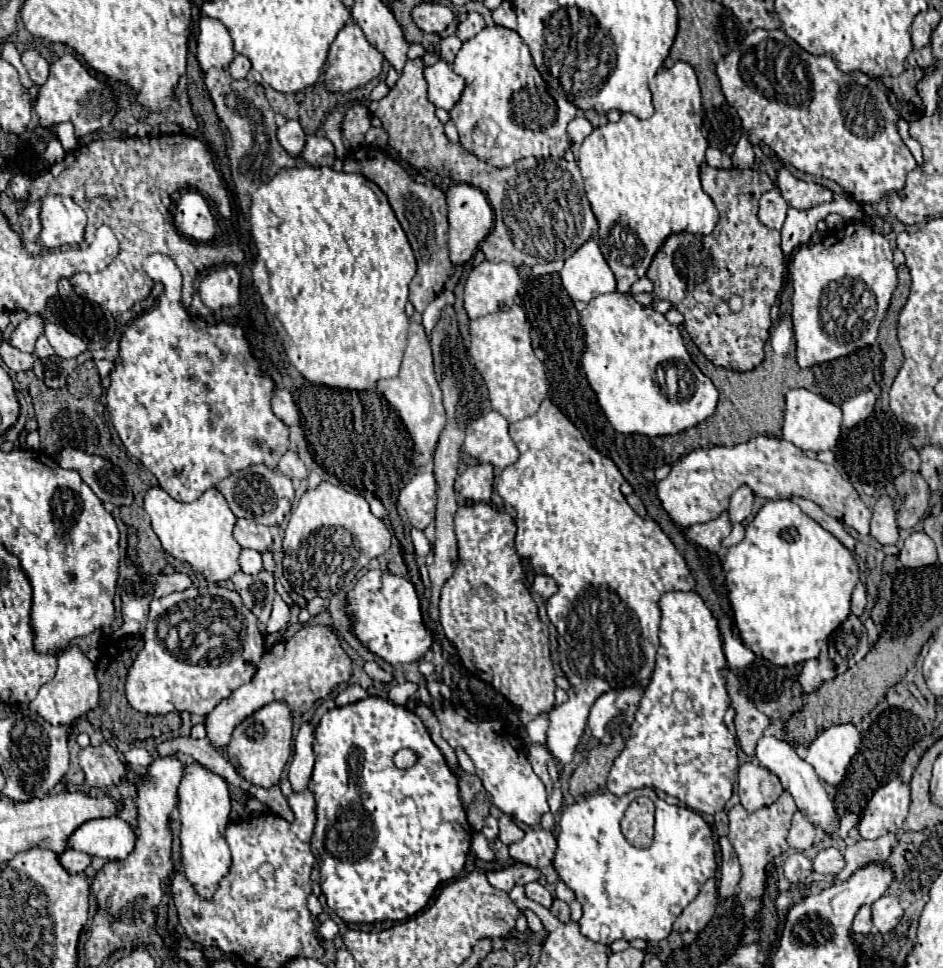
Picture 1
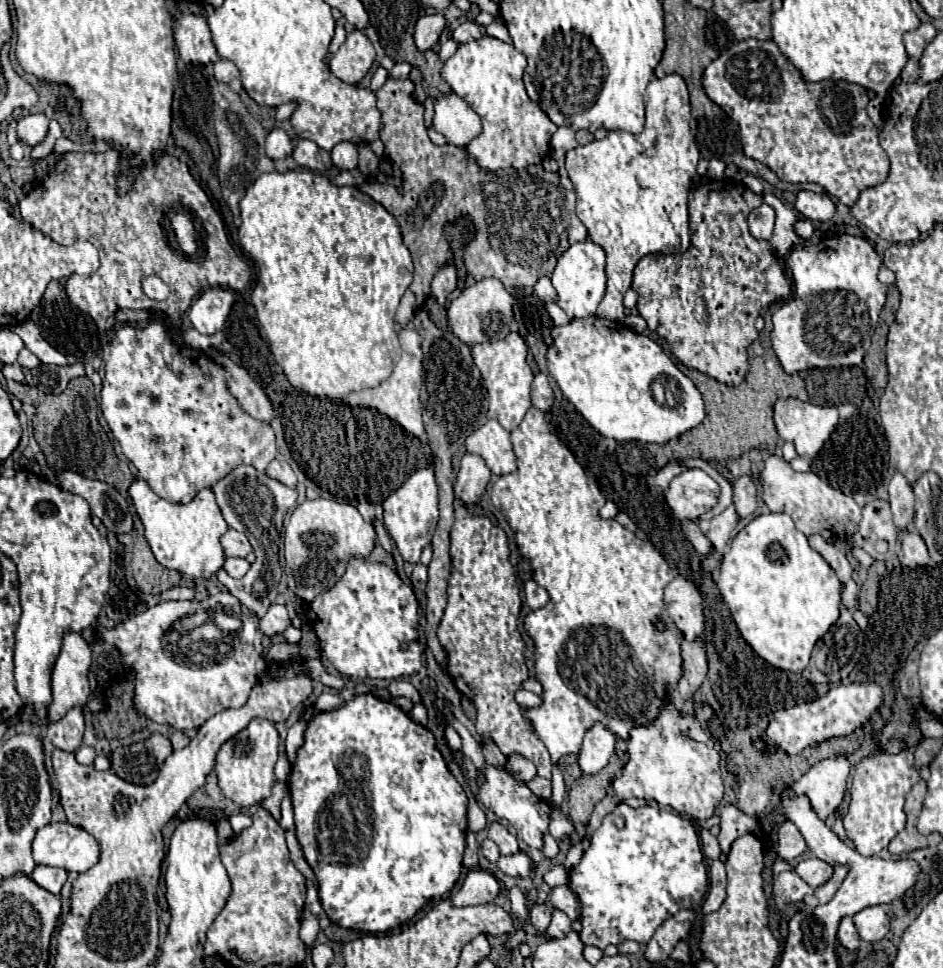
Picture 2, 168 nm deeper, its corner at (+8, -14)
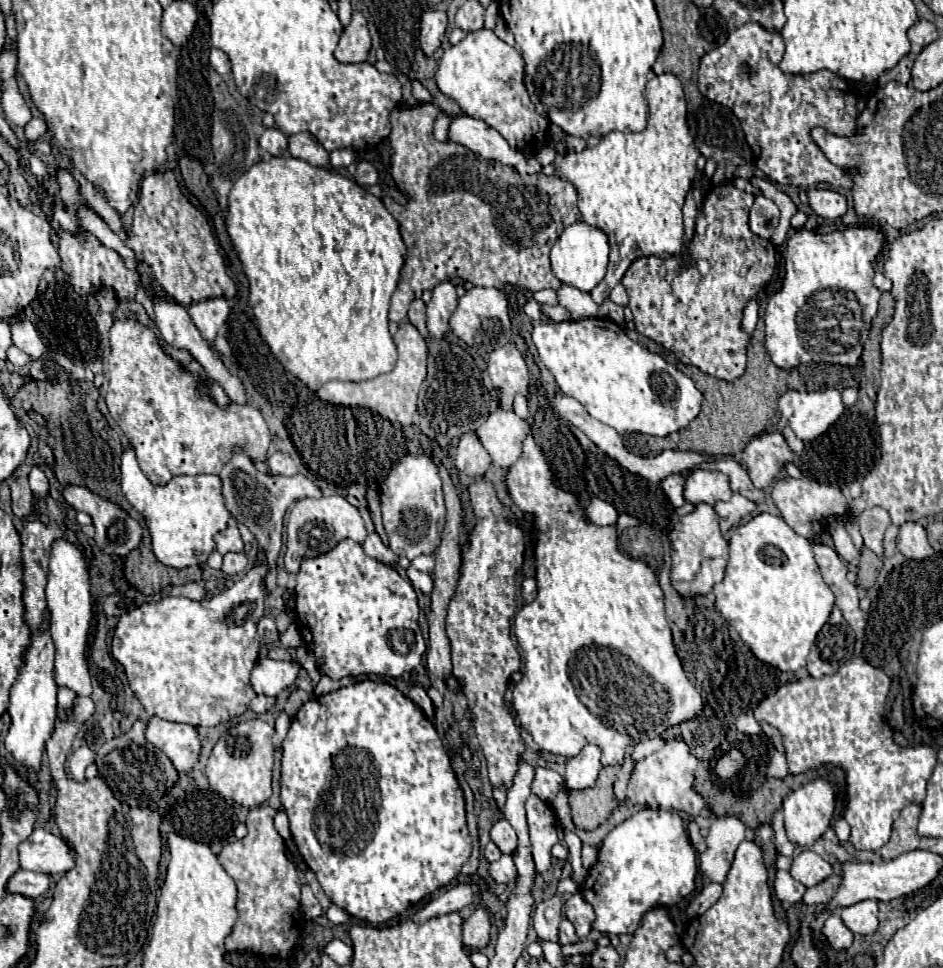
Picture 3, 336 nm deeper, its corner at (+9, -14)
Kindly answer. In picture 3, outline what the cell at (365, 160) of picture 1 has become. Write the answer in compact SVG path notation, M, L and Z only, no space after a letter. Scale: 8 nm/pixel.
M432 103L408 109L396 107L390 113L390 173L410 201L398 205L389 196L382 199L398 221L406 243L406 261L392 295L388 319L404 321L412 299L452 277L480 287L502 289L504 283L510 283L530 291L558 289L560 281L552 275L548 255L538 257L536 245L542 243L546 247L542 253L546 253L562 229L578 221L578 195L572 183L558 175L520 175L512 167L482 159L464 145L440 143L434 139L436 117L438 107Z

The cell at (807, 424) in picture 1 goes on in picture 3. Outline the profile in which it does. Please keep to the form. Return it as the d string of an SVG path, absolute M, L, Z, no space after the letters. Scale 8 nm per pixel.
M816 389L812 393L788 391L778 401L782 419L802 439L812 441L822 435L844 411L838 389Z

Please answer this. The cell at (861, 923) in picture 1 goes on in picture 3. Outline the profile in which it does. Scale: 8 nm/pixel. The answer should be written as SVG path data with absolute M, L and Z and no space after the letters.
M832 913L826 919L822 933L834 949L848 949L852 945L852 931L848 931L848 927L844 927L844 923L840 923L838 913Z

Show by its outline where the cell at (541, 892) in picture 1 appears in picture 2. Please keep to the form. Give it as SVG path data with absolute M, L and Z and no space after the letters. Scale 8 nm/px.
M535 903L535 905L531 905L531 909L529 909L529 917L531 917L531 923L533 923L541 933L545 933L545 927L547 927L549 921L551 921L551 909L549 909L547 905Z

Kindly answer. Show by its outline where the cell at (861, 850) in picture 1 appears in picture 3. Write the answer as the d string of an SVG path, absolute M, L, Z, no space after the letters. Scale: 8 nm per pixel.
M830 875L828 879L824 879L822 883L806 889L802 901L806 905L818 905L818 903L828 903L832 899L832 895L836 895L836 889L840 885L840 877L838 875Z

